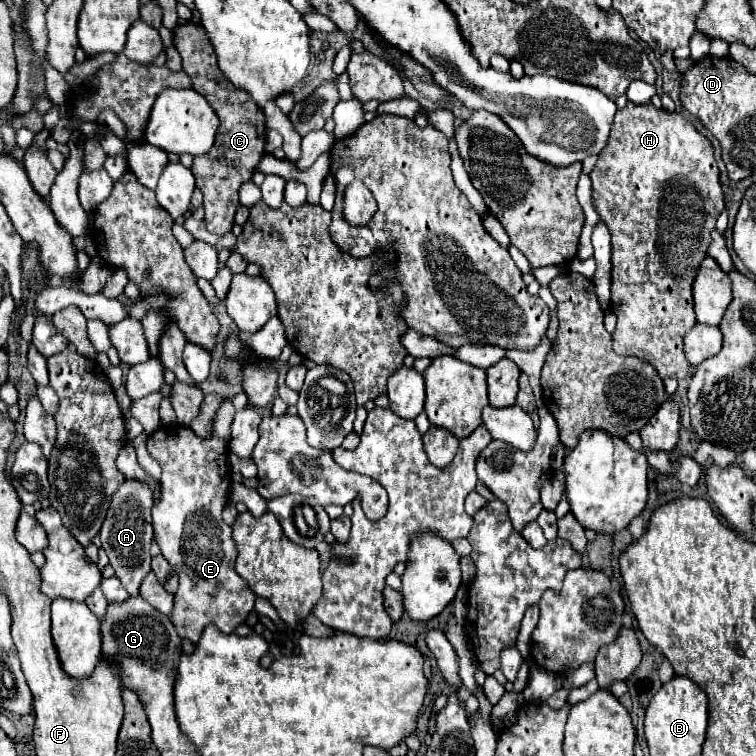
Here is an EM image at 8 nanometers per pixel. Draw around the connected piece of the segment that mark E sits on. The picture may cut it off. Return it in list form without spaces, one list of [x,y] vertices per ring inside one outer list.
[[[224,403],[216,413],[214,433],[210,439],[200,439],[192,429],[182,425],[168,425],[158,429],[148,439],[148,453],[160,463],[160,501],[152,507],[154,537],[162,555],[180,577],[174,595],[172,623],[180,637],[196,643],[208,623],[216,623],[220,631],[232,633],[246,621],[254,609],[256,595],[248,583],[234,571],[236,547],[232,541],[232,527],[222,521],[222,507],[228,503],[230,467],[228,441],[230,421],[234,419],[232,403]]]

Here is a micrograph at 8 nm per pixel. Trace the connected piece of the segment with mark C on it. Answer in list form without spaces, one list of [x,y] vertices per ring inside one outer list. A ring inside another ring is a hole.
[[[194,23],[178,25],[174,29],[174,45],[182,55],[186,73],[192,77],[192,87],[210,101],[210,105],[220,117],[216,143],[210,149],[210,153],[194,159],[192,173],[196,177],[196,187],[204,193],[204,213],[206,213],[208,229],[216,235],[224,235],[234,225],[240,185],[252,179],[260,159],[264,157],[266,119],[262,109],[250,97],[250,93],[236,89],[234,85],[230,85],[230,81],[226,81],[224,73],[218,69],[214,47],[206,37],[202,25],[194,25]]]

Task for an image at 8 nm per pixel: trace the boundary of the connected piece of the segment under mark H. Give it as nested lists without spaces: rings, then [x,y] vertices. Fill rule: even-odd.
[[[628,103],[624,109],[620,109],[614,117],[612,131],[608,137],[606,147],[598,155],[598,163],[590,173],[592,185],[594,185],[594,205],[602,217],[602,221],[608,225],[612,233],[612,311],[618,317],[618,325],[612,333],[614,339],[614,351],[618,355],[632,355],[640,357],[656,367],[662,379],[672,377],[672,379],[690,379],[694,375],[694,367],[690,361],[686,361],[684,353],[684,337],[686,333],[696,325],[694,317],[694,297],[692,297],[692,285],[694,285],[694,273],[698,271],[698,265],[704,261],[708,255],[706,249],[710,247],[710,233],[716,229],[716,219],[724,211],[724,191],[720,185],[720,171],[718,163],[714,159],[714,147],[712,143],[696,131],[696,127],[684,119],[680,113],[668,113],[666,109],[656,109],[652,103],[648,105],[636,105]]]

